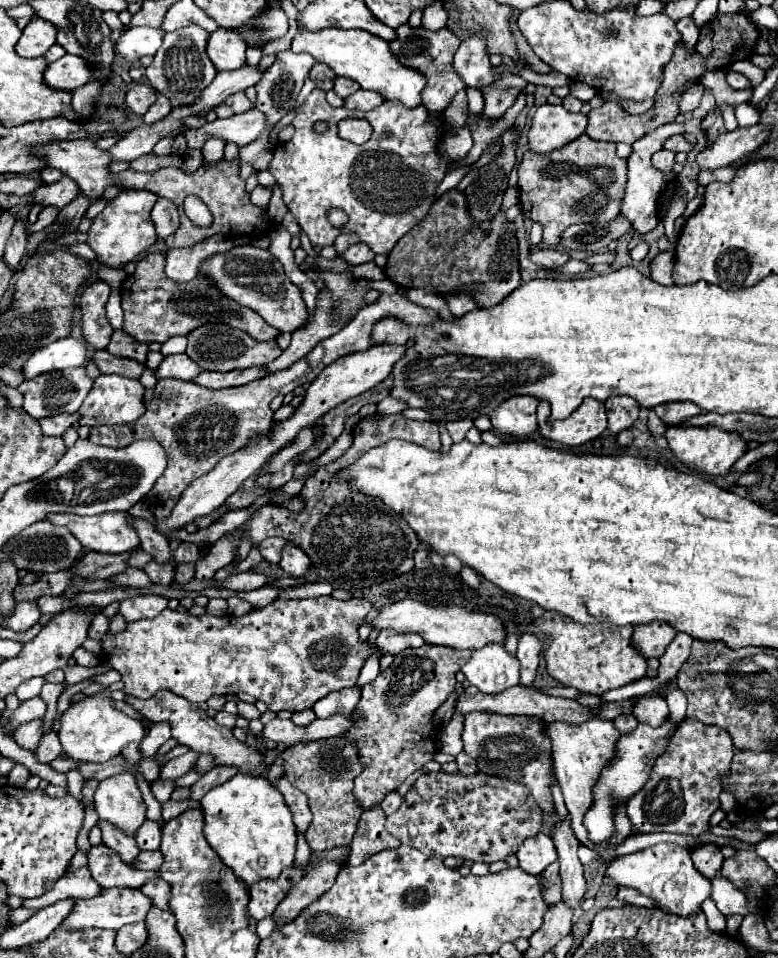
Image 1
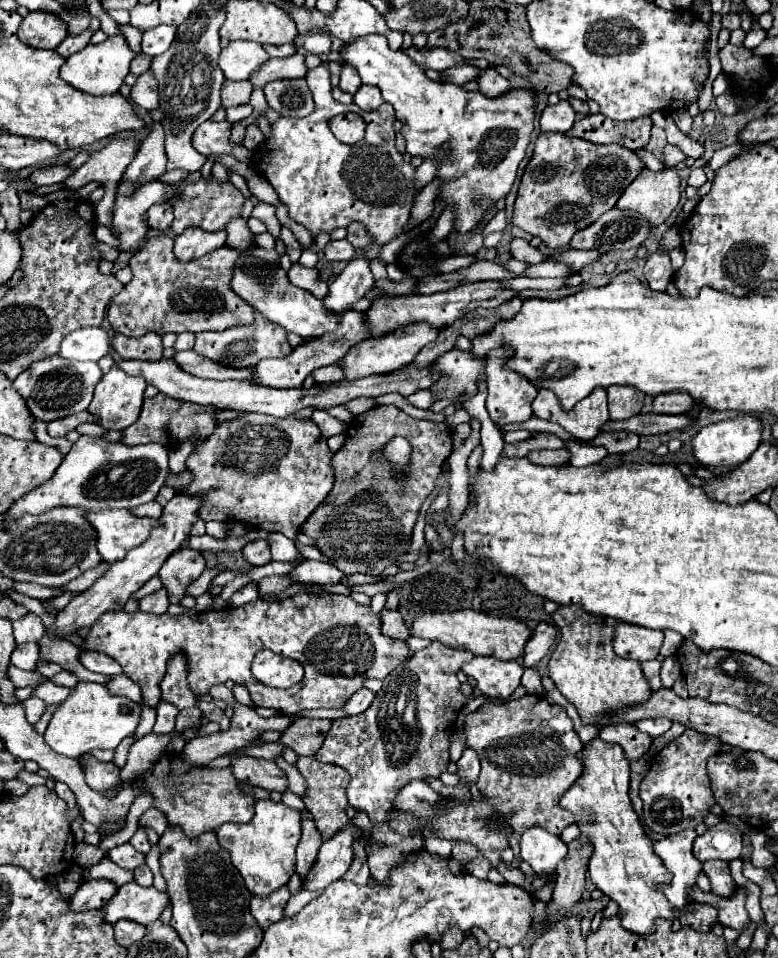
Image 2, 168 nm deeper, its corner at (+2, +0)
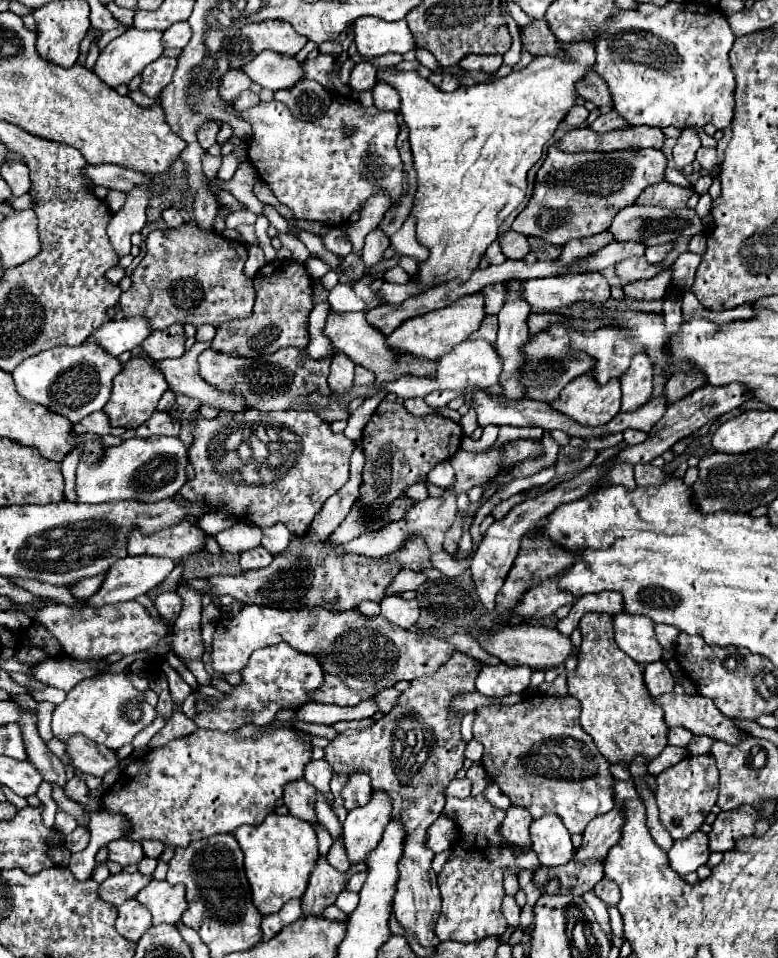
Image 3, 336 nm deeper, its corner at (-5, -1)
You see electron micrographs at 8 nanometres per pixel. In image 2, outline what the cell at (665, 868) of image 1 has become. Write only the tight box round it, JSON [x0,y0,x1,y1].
[655,830,701,908]

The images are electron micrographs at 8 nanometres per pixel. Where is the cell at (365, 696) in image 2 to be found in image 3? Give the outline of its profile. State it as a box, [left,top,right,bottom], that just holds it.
[372,689,400,713]

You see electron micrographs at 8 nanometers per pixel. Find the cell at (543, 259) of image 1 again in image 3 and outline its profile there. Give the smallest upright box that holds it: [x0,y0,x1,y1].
[500,231,530,259]

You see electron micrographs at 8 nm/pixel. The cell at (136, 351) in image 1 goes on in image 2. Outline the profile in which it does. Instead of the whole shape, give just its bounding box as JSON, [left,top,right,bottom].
[113,332,163,360]

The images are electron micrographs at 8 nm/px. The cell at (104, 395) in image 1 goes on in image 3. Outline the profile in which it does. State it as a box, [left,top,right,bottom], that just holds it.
[104,357,168,429]

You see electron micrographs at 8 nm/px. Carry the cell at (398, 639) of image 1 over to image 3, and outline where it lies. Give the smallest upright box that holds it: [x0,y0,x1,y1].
[380,595,420,629]

